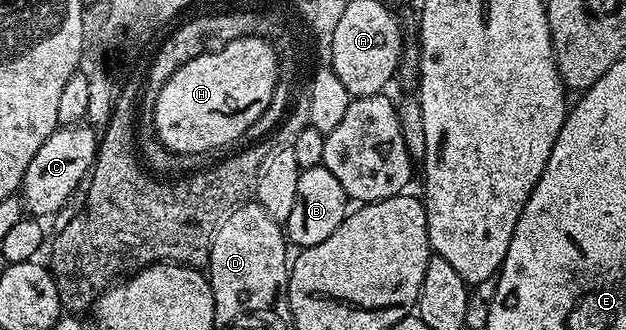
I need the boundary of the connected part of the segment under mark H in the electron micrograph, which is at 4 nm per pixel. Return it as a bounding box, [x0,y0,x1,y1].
[154,37,281,154]

